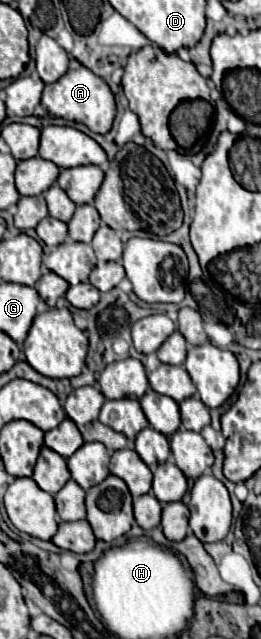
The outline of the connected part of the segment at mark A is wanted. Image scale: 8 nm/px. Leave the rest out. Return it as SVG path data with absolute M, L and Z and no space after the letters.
M75 59L70 61L68 71L60 80L44 86L42 106L50 116L64 118L68 122L86 124L92 132L98 132L98 134L110 132L116 116L116 102L108 84Z

